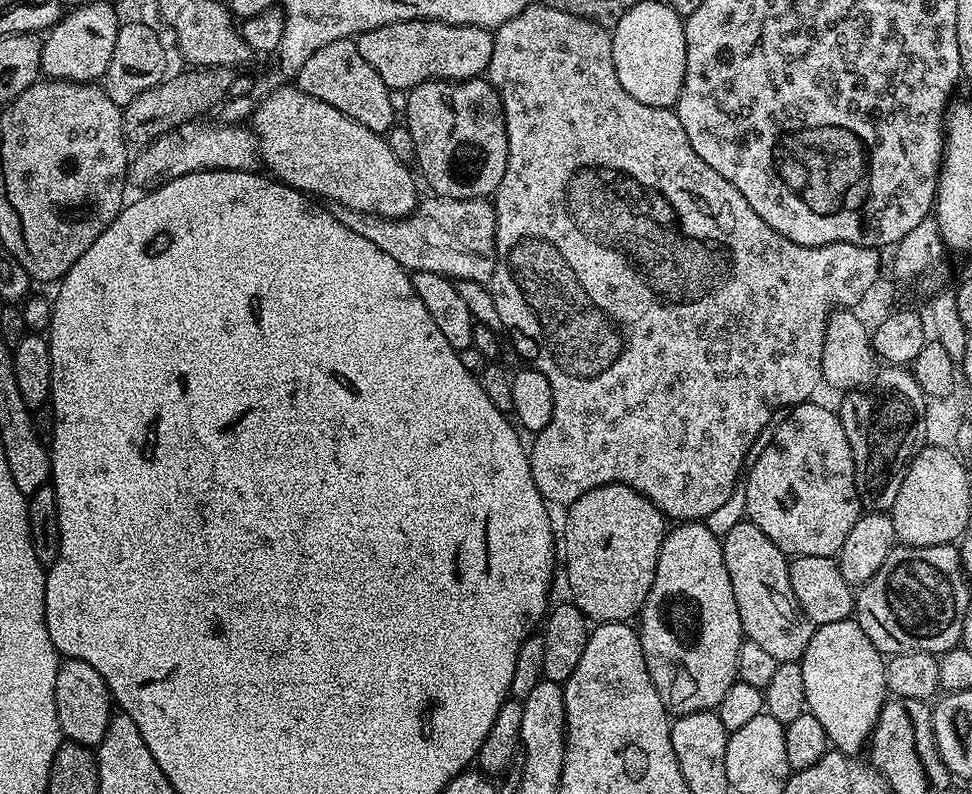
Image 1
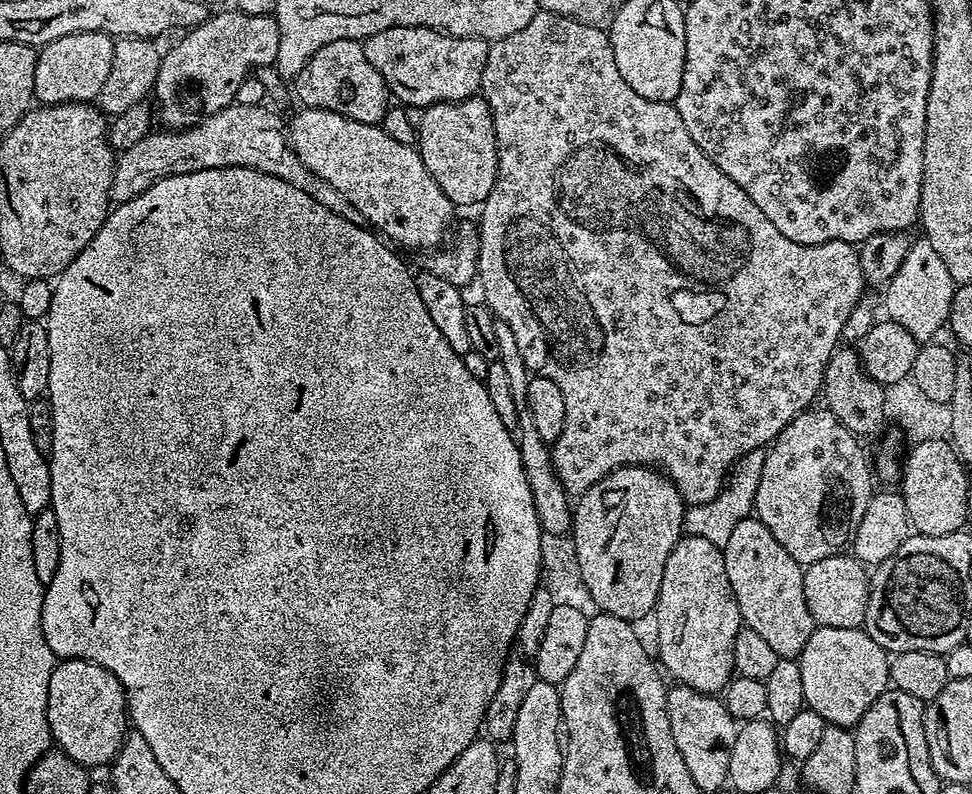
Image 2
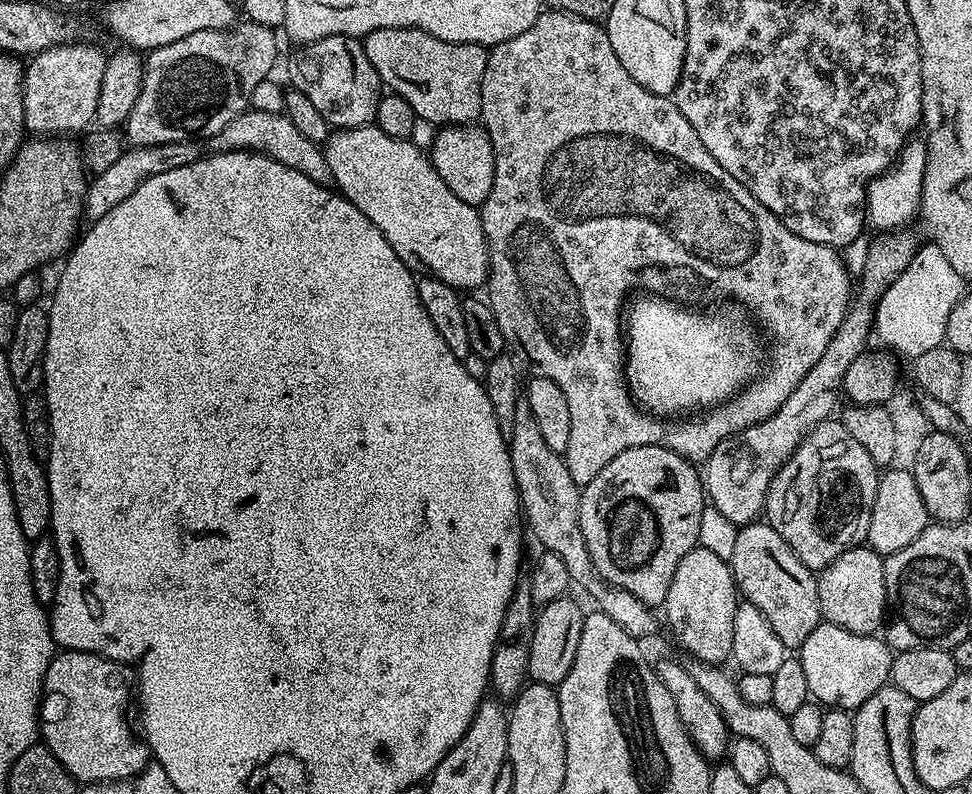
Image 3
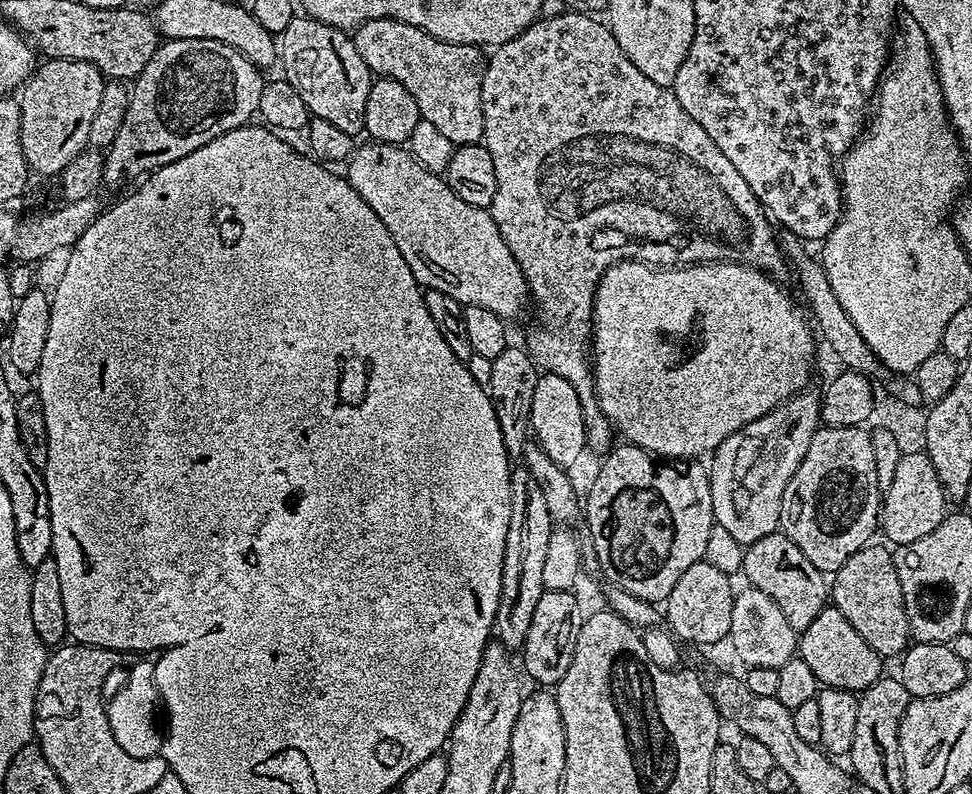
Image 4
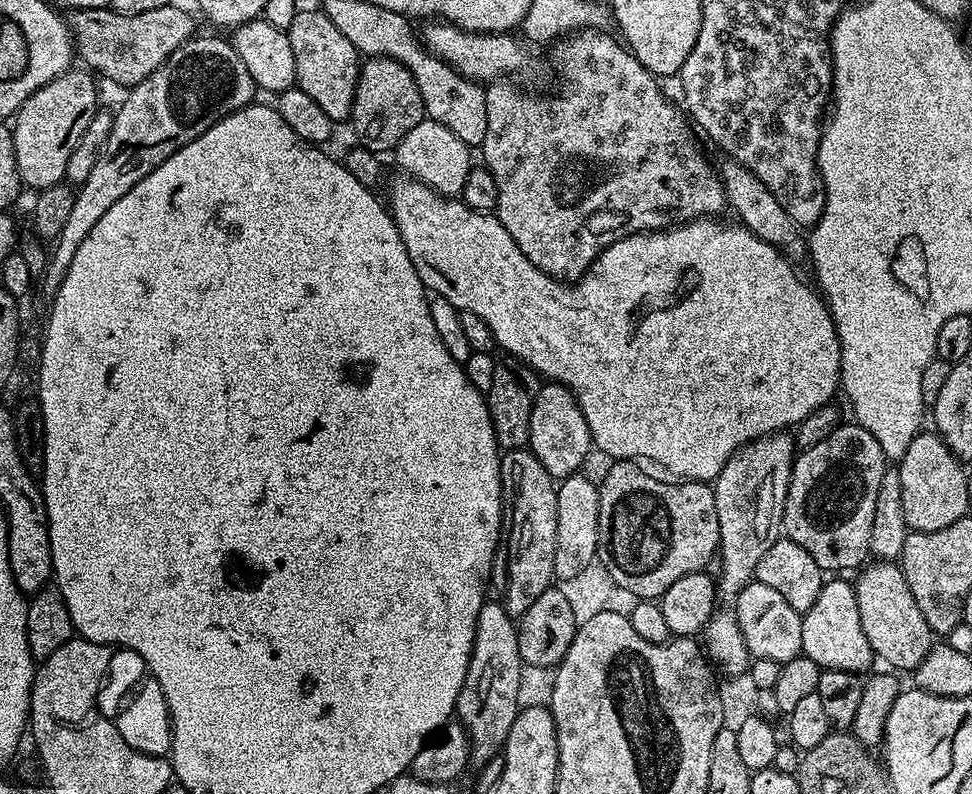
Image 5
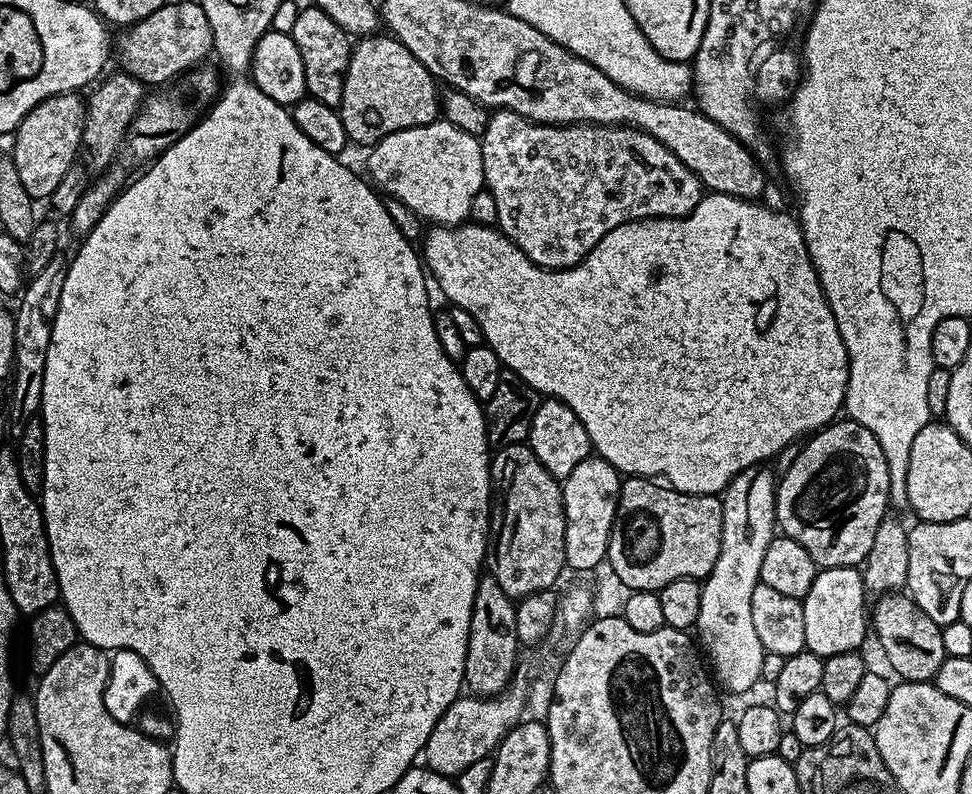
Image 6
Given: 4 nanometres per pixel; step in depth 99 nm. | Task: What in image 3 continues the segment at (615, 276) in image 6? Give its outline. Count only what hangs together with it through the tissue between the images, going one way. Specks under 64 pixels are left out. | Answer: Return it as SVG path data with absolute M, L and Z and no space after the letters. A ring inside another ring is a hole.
M380 126L333 131L323 149L340 195L354 202L354 206L358 206L358 210L362 210L362 214L366 214L366 218L370 218L370 222L382 230L382 238L390 242L394 254L398 254L398 258L402 258L413 273L433 276L457 290L480 290L485 287L489 266L488 243L479 211L473 205L462 202L462 198L458 198L458 194L454 194L450 186L442 182L425 149L413 144L411 139L389 136ZM644 294L641 297L641 300L633 299L632 309L630 304L626 312L624 362L624 379L628 382L628 391L641 409L661 418L680 418L697 410L707 410L723 404L756 379L762 368L762 352L760 356L756 330L751 324L753 321L741 307L695 312L692 308L674 304L670 301L673 299L660 294Z

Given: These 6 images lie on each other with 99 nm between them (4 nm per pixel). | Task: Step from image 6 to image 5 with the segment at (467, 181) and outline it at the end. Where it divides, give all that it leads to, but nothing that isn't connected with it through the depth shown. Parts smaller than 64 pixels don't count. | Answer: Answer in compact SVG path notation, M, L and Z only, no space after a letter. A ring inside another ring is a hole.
M425 118L402 138L394 149L396 164L401 173L407 174L414 180L421 180L440 195L456 198L463 193L466 178L471 174L474 161L470 153L470 146L458 138L458 134L450 134L446 126Z

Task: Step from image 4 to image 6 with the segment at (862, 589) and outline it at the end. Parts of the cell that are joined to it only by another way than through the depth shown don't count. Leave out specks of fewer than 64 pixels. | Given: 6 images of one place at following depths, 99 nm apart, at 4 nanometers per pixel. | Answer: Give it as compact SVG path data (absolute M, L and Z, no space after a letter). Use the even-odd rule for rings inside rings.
M885 594L875 603L876 609L873 607L870 612L870 628L889 666L900 675L901 681L931 681L945 658L941 625L935 624L907 594Z

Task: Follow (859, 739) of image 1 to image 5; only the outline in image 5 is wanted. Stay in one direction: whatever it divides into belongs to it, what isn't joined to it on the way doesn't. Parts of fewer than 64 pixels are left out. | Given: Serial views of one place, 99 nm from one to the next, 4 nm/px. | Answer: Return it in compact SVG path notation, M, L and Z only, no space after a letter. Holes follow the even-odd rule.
M832 578L821 588L814 606L803 613L802 653L809 656L822 670L846 670L867 673L874 661L870 642L862 631L862 618L858 618L858 598L856 589L844 578Z

